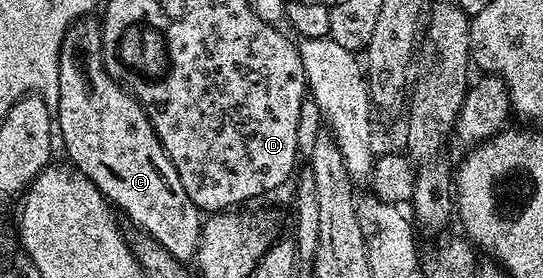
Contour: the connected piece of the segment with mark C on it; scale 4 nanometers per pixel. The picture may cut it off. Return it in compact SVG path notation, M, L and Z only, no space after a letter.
M79 18L71 24L60 50L60 82L56 86L56 132L60 144L66 147L69 163L79 168L119 213L131 220L135 229L147 232L172 258L190 262L198 255L198 239L202 236L203 213L184 194L180 174L168 158L152 122L138 101L123 85L113 80L102 64L102 25L94 18Z

